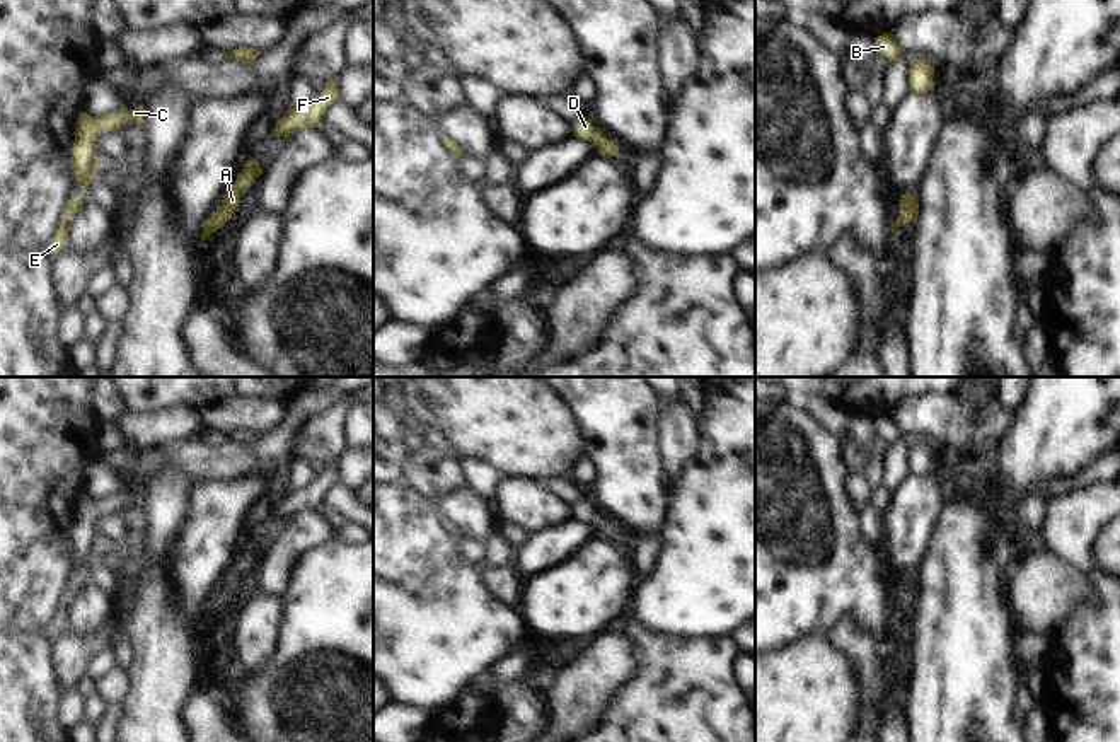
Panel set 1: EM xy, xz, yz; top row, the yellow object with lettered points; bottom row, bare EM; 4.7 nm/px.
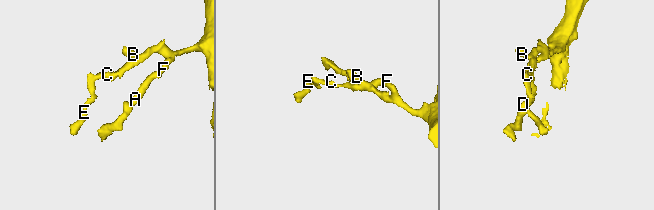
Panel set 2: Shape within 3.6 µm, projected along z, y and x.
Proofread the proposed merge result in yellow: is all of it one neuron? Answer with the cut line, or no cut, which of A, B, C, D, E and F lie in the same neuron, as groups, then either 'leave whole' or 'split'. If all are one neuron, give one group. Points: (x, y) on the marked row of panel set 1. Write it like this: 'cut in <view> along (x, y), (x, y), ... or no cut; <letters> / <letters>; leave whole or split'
no cut; A B C D E F; leave whole

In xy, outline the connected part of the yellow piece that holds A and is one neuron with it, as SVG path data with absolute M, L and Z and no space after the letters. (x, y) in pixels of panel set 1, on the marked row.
M249 157L239 179L225 191L218 212L203 222L201 241L215 234L225 222L228 222L240 203L240 196L252 186L256 177L263 174L257 159Z

